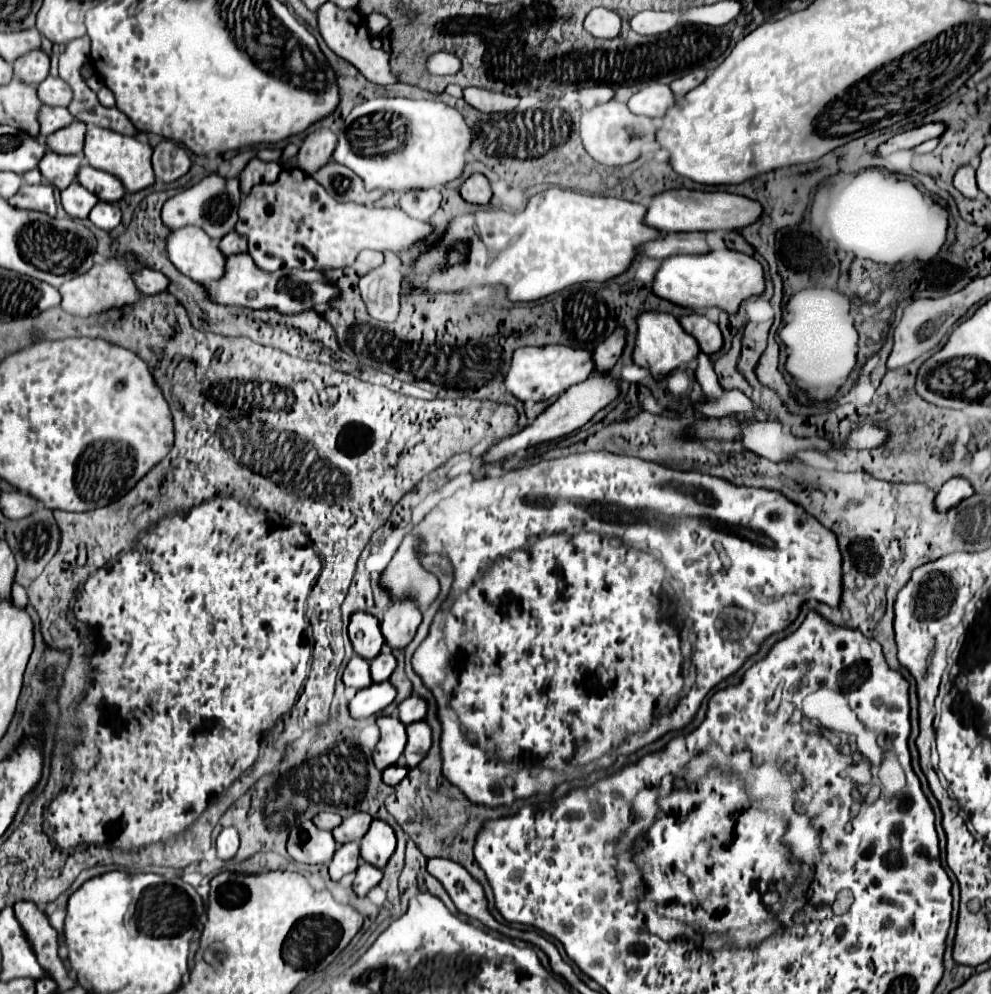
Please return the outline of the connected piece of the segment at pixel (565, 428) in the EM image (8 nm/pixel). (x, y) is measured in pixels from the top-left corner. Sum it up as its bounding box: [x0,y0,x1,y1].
[481,374,619,464]

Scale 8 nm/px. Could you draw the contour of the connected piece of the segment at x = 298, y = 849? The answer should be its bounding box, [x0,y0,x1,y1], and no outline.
[287,820,335,864]

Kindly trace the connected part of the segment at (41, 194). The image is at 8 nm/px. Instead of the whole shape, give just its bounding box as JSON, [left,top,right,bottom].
[9,184,57,216]

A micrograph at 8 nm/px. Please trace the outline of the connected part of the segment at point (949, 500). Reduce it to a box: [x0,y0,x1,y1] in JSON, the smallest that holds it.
[935,478,975,510]

